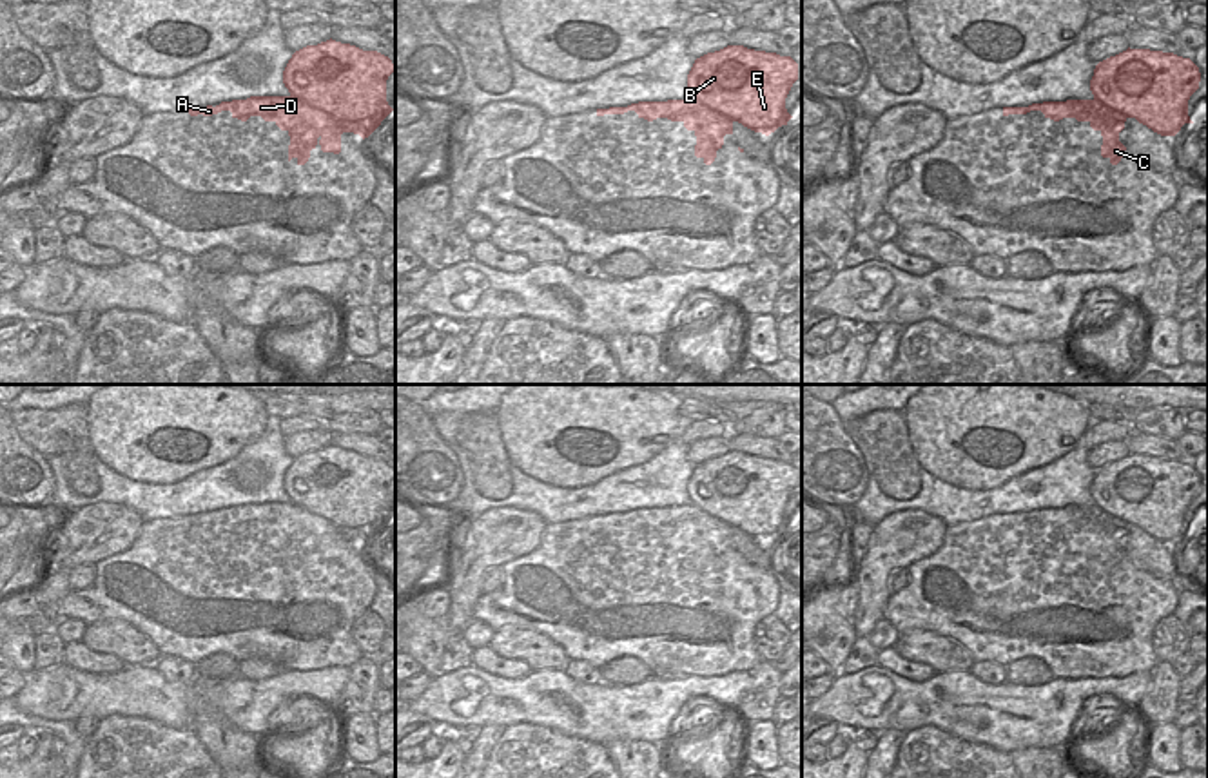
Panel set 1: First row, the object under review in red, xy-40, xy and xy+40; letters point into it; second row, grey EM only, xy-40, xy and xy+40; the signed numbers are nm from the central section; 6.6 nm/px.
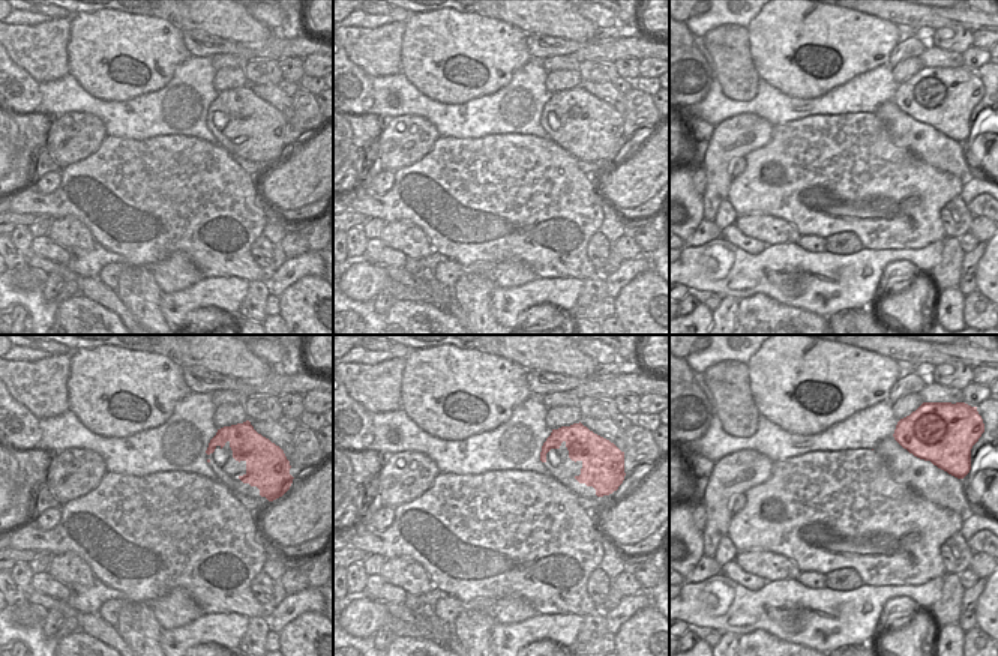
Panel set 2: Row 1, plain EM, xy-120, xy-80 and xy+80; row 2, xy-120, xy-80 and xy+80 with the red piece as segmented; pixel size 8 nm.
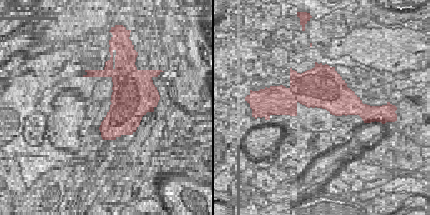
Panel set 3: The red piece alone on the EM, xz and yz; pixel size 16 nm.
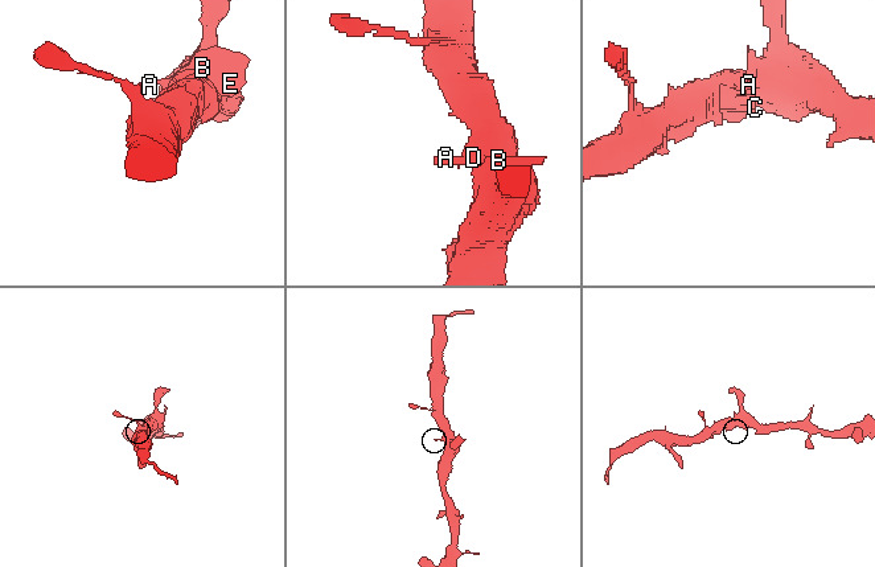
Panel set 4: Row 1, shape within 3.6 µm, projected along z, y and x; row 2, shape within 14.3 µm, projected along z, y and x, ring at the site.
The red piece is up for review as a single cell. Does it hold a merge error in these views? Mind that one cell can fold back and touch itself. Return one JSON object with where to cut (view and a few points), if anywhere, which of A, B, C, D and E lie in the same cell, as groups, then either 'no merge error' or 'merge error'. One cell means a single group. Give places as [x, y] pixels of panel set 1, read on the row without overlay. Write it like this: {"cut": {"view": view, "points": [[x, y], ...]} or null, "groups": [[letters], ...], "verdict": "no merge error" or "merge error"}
{"cut": null, "groups": [["A", "B", "C", "D", "E"]], "verdict": "no merge error"}

